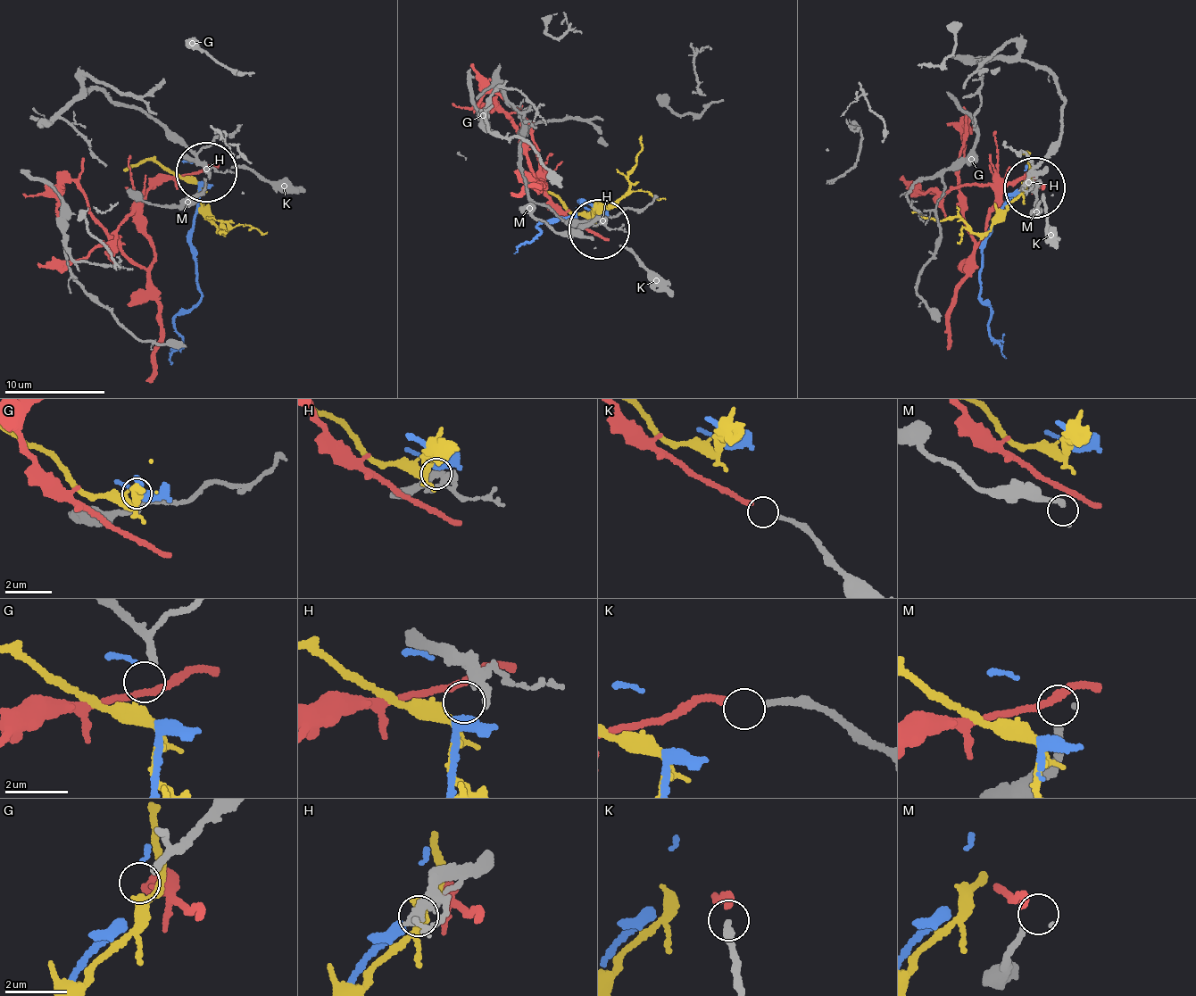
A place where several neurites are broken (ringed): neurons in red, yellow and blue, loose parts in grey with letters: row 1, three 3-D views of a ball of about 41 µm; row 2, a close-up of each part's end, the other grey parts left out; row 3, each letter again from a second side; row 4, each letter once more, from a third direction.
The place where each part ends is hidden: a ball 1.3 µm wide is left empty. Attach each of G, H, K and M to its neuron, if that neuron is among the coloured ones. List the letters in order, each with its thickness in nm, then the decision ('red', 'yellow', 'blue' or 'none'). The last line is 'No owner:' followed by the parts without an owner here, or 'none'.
G: 180 nm thick; blue
H: 340 nm thick; yellow
K: 170 nm thick; red
M: 70 nm thick; none
No owner: M

